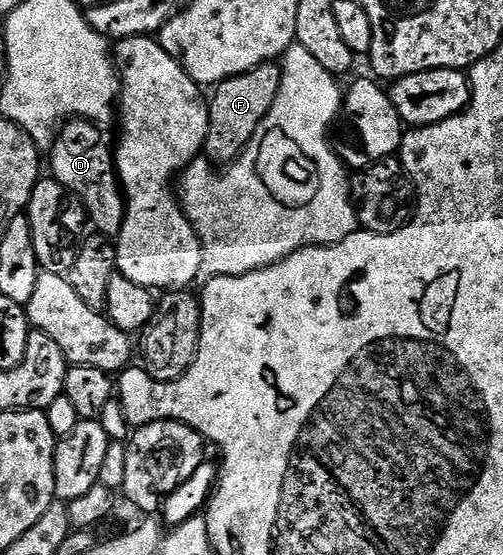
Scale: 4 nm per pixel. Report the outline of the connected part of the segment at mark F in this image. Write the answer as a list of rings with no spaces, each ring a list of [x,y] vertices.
[[[277,63],[260,65],[243,75],[235,75],[231,79],[220,81],[212,90],[213,97],[211,93],[208,98],[209,126],[203,153],[214,166],[232,165],[251,143],[255,131],[265,121],[279,95],[283,72],[282,66],[279,66]]]

